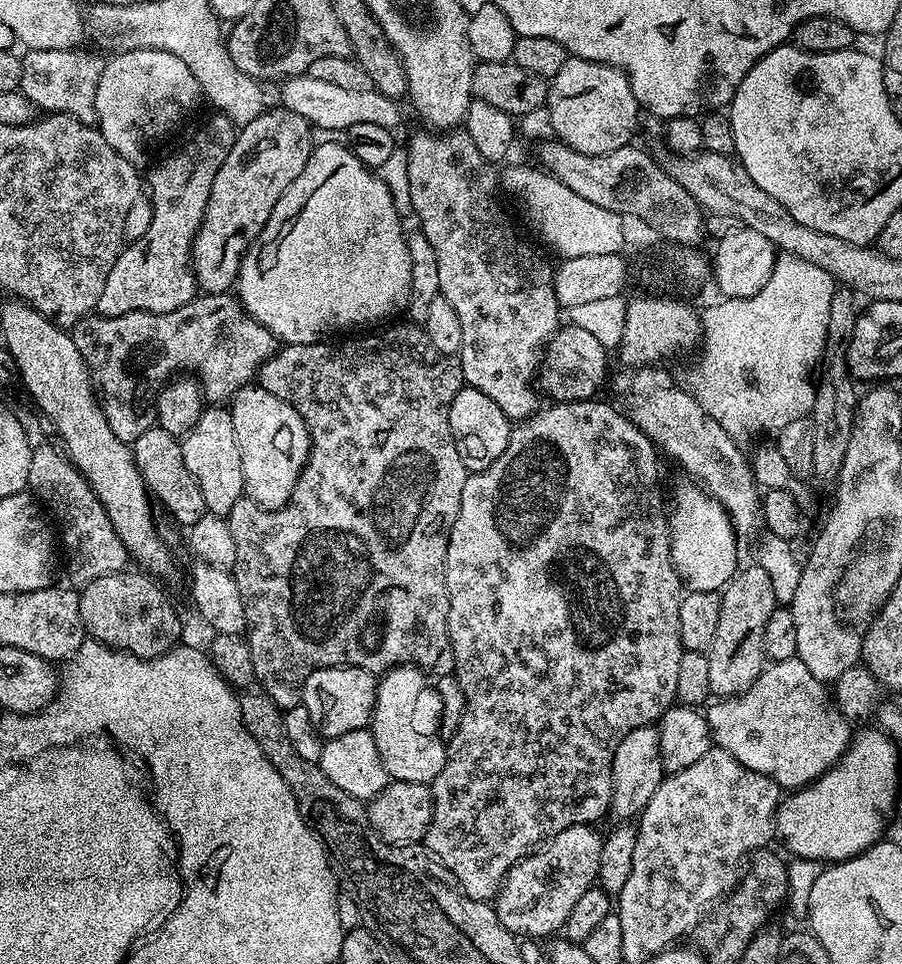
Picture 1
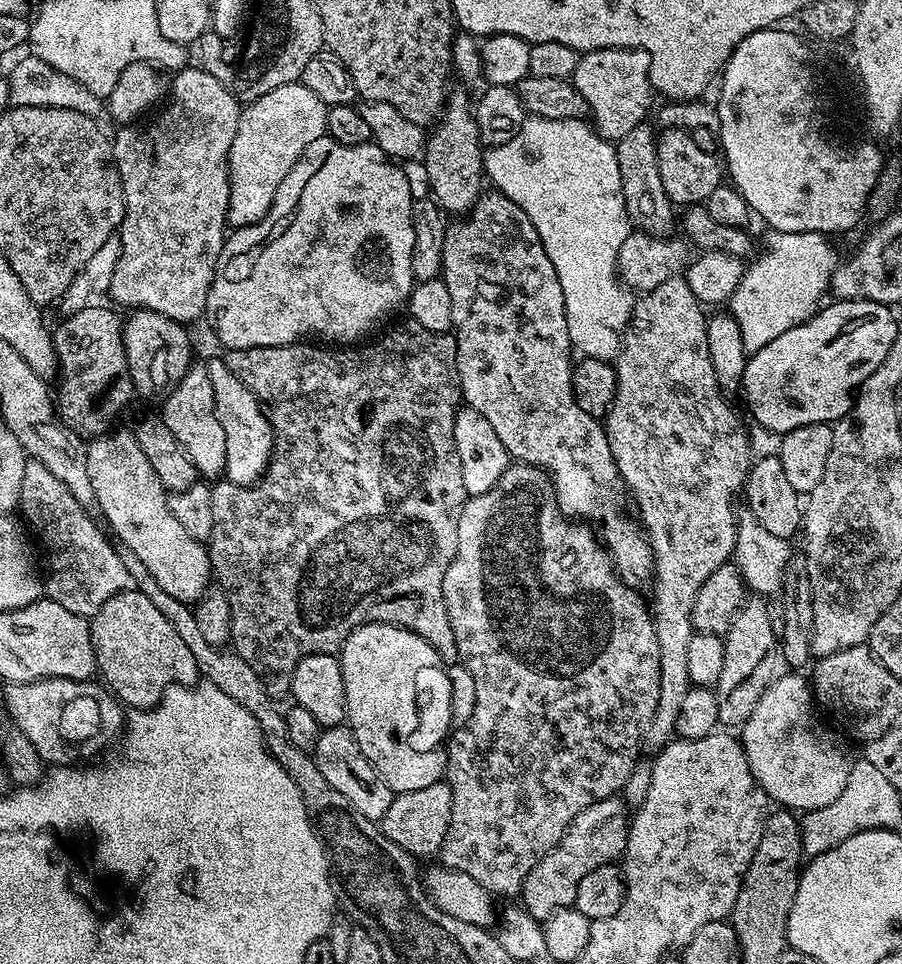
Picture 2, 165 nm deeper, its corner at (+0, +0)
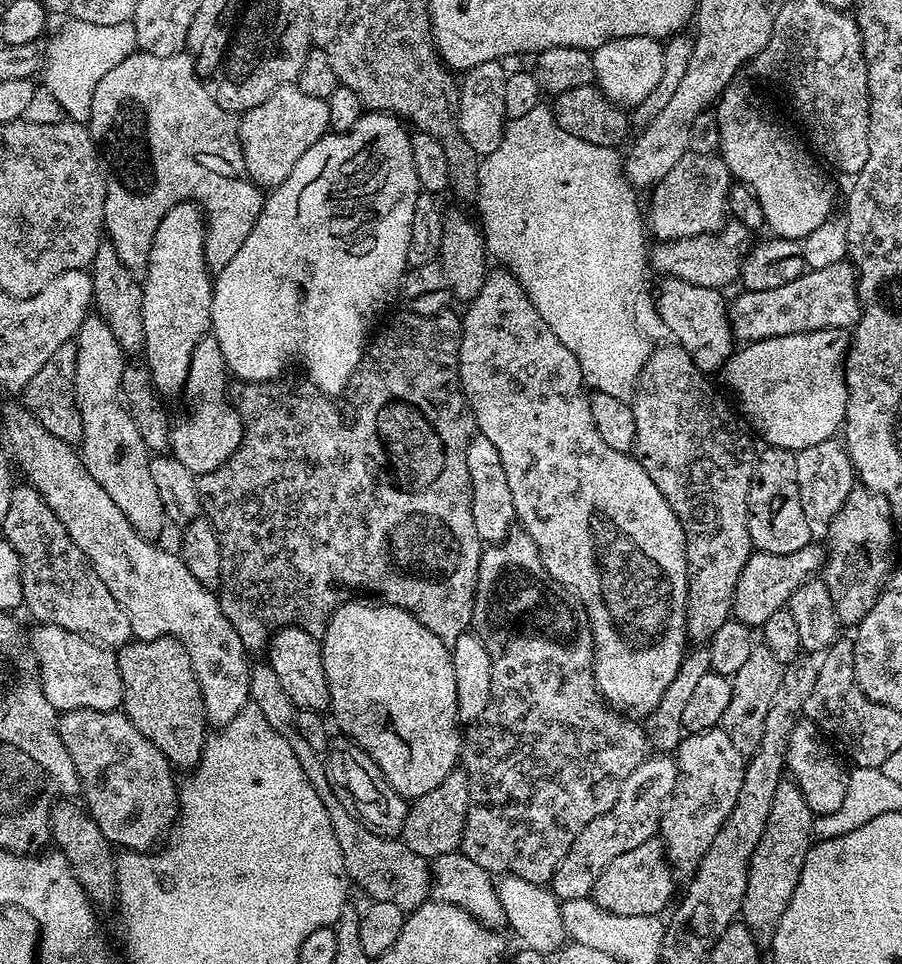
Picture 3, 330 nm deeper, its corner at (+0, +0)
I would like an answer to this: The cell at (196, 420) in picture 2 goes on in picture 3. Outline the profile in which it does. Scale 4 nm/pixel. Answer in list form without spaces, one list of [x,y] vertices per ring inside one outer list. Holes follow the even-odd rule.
[[[183,200],[178,206],[170,206],[170,210],[162,214],[162,222],[158,222],[158,230],[154,230],[154,238],[150,242],[148,266],[142,273],[144,290],[142,294],[142,330],[144,331],[142,356],[145,356],[143,359],[146,361],[148,373],[152,375],[156,391],[165,397],[172,396],[175,392],[183,393],[194,346],[202,337],[209,335],[212,327],[214,276],[208,271],[208,263],[204,261],[205,231],[206,217],[199,204],[191,200]]]

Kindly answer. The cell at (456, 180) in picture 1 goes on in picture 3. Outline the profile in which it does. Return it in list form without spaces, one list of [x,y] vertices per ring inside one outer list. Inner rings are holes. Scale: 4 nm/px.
[[[507,270],[489,271],[488,276],[482,282],[482,290],[478,290],[478,294],[472,300],[467,301],[465,312],[462,312],[462,323],[460,325],[460,391],[463,392],[469,410],[472,411],[474,428],[479,435],[490,438],[490,442],[498,449],[498,455],[502,457],[502,466],[506,470],[506,482],[510,485],[510,498],[514,502],[514,510],[516,511],[516,519],[522,530],[530,534],[530,538],[534,538],[534,546],[538,546],[538,554],[542,558],[542,566],[550,574],[550,578],[554,578],[560,583],[560,587],[567,590],[578,601],[581,608],[588,614],[588,625],[592,628],[592,673],[596,679],[596,688],[600,695],[612,705],[618,712],[623,712],[626,716],[633,718],[647,718],[652,711],[662,702],[662,694],[666,690],[666,686],[670,686],[670,682],[674,682],[674,674],[678,674],[678,666],[682,666],[686,655],[686,647],[689,643],[688,639],[688,615],[686,614],[686,598],[688,597],[688,559],[686,558],[686,534],[682,530],[682,522],[678,522],[678,514],[674,514],[674,510],[670,506],[670,502],[666,502],[666,498],[662,494],[662,490],[658,490],[658,486],[654,486],[654,482],[650,478],[650,474],[646,474],[646,470],[640,463],[636,461],[635,455],[613,450],[607,442],[598,435],[598,430],[594,426],[594,418],[590,418],[590,402],[588,401],[589,393],[586,391],[584,383],[584,375],[578,366],[578,358],[574,358],[574,354],[570,354],[570,350],[566,350],[566,346],[562,346],[562,342],[558,342],[558,334],[554,334],[554,330],[550,330],[550,326],[546,326],[546,322],[542,322],[542,314],[538,314],[538,310],[534,306],[534,302],[530,302],[530,298],[526,294],[526,290],[516,280],[515,276]]]

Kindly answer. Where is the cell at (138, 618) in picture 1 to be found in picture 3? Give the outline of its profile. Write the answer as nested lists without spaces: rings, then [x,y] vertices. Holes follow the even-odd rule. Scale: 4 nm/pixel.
[[[159,636],[153,640],[133,639],[116,652],[116,661],[118,670],[122,674],[124,687],[122,705],[124,715],[130,718],[130,722],[134,722],[134,726],[138,726],[143,736],[150,738],[150,742],[158,746],[158,750],[162,750],[162,754],[173,769],[191,769],[200,760],[206,739],[204,727],[209,727],[210,721],[204,711],[204,695],[192,669],[190,654],[186,646],[172,636]]]

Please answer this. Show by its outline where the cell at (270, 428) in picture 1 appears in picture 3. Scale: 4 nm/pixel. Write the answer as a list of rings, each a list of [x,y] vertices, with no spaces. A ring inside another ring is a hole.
[[[206,335],[194,346],[190,358],[190,370],[184,383],[183,395],[188,396],[188,417],[178,421],[177,424],[175,421],[170,428],[170,454],[175,460],[182,462],[186,470],[196,473],[197,477],[210,470],[218,470],[218,466],[222,466],[222,462],[226,462],[242,442],[244,420],[236,411],[235,403],[231,399],[224,400],[224,392],[226,396],[224,376],[226,377],[226,365],[222,358],[222,346],[218,346],[215,336]]]

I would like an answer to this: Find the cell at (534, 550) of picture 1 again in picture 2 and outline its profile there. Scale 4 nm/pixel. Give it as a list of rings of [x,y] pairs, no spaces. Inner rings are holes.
[[[519,462],[509,463],[502,478],[486,494],[469,496],[458,518],[458,550],[446,570],[442,594],[454,626],[454,638],[463,664],[474,674],[474,690],[478,693],[474,714],[456,733],[446,740],[446,783],[452,791],[450,826],[438,853],[443,867],[468,874],[497,897],[519,897],[524,890],[526,874],[558,846],[566,830],[586,806],[602,802],[617,795],[623,789],[626,778],[634,770],[642,756],[644,731],[654,718],[654,706],[658,706],[658,634],[654,630],[652,614],[646,600],[635,588],[628,587],[616,574],[608,549],[598,539],[597,533],[587,523],[573,522],[561,512],[556,492],[548,473],[540,468]]]

